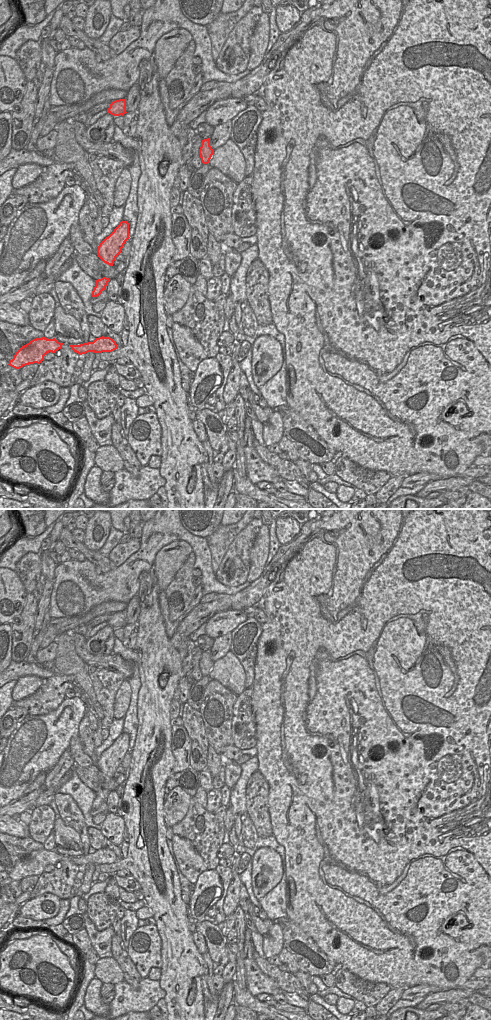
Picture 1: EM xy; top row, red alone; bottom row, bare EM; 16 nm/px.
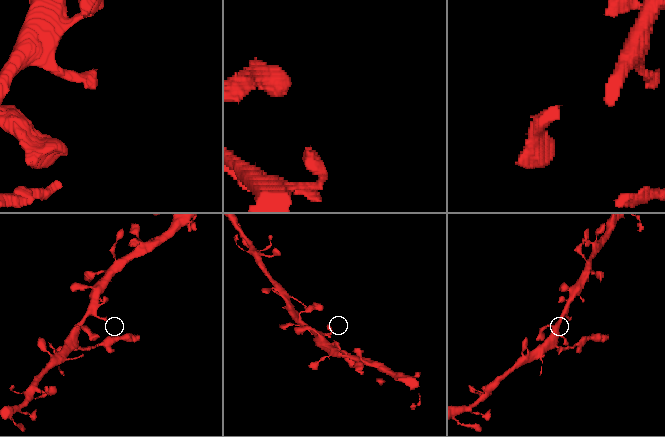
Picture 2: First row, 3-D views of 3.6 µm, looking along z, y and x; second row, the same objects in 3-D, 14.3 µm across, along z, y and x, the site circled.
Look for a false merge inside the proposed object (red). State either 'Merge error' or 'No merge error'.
Merge error

